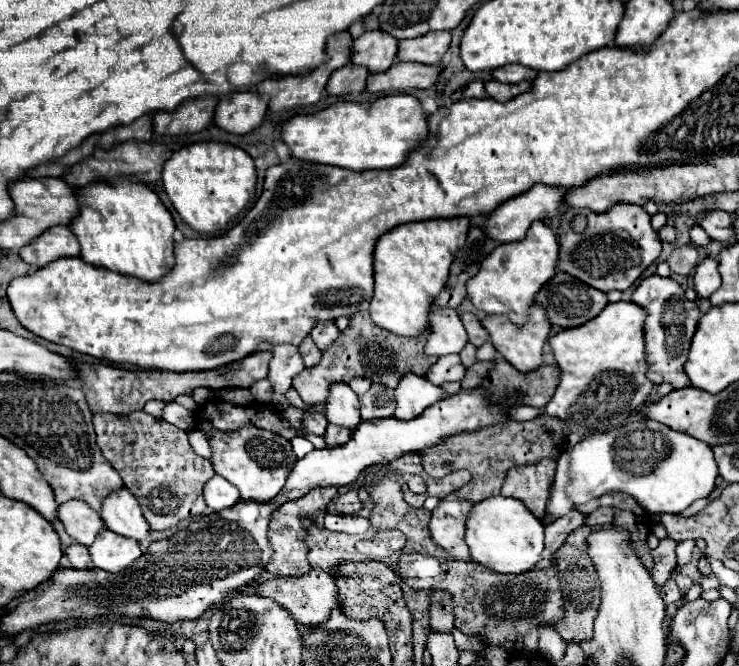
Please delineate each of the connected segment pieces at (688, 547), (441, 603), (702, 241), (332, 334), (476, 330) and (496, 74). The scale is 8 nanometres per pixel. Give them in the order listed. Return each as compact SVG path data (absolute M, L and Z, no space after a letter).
M687 539L680 543L676 548L677 554L677 568L672 572L672 577L677 575L677 571L681 569L689 560L691 560L692 549L695 547L696 541L693 539Z
M431 592L429 604L429 624L435 632L451 632L453 630L453 600L447 592Z
M693 224L693 226L691 226L691 230L689 230L689 234L691 234L691 242L693 242L695 246L705 246L705 244L709 242L707 232L705 232L699 224Z
M333 320L325 322L325 324L317 324L313 328L313 332L311 332L311 338L315 340L315 344L321 350L325 350L329 344L333 344L337 340L337 336L339 336L339 330L337 330L337 326L335 326Z
M463 312L463 314L461 314L461 322L465 324L465 330L467 330L467 334L469 334L469 342L471 342L473 346L481 346L483 342L489 340L487 330L481 326L481 322L477 320L475 314Z
M505 64L505 68L495 68L491 74L497 82L517 84L521 80L529 80L529 68L521 68L521 64Z

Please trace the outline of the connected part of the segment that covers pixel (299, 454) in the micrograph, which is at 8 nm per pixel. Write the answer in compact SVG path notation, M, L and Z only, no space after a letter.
M301 436L290 440L292 450L298 459L303 458L307 453L314 449L313 444Z

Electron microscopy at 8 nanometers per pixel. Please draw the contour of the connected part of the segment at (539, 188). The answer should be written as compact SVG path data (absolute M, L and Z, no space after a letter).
M535 184L529 192L523 192L521 196L517 196L517 200L507 200L505 204L501 204L501 208L497 208L497 212L491 212L487 216L483 228L491 240L499 240L501 244L515 242L515 240L525 238L525 232L531 226L531 222L535 222L535 220L545 222L545 220L553 218L561 204L563 204L563 194L559 192L559 188Z

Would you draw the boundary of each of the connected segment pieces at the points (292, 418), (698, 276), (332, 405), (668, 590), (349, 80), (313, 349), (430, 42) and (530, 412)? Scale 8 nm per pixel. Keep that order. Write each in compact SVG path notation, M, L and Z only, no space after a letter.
M290 406L285 412L283 412L283 415L285 419L292 425L295 426L295 428L299 428L302 424L302 418L303 418L303 411L302 409Z
M705 258L703 262L699 262L697 268L695 268L693 282L695 282L695 290L697 290L699 298L709 298L721 286L717 260Z
M333 384L325 400L325 416L331 424L339 424L349 430L357 428L361 422L359 400L349 384Z
M669 578L667 584L661 588L661 598L665 600L667 606L673 606L673 604L681 602L681 592L679 592L679 588L677 588L677 584L675 584L673 578Z
M347 64L339 70L335 70L327 82L327 92L333 96L345 96L351 92L365 90L369 70L361 68L357 64Z
M305 338L303 340L303 344L299 346L299 354L301 354L301 358L303 358L303 362L305 362L307 368L313 366L313 364L317 364L319 358L321 358L321 350L313 344L311 338Z
M431 32L429 36L419 36L413 40L401 40L397 58L401 62L423 62L433 64L443 58L451 42L449 32Z
M520 405L516 406L509 411L509 417L515 421L528 421L535 418L539 410L530 406Z

